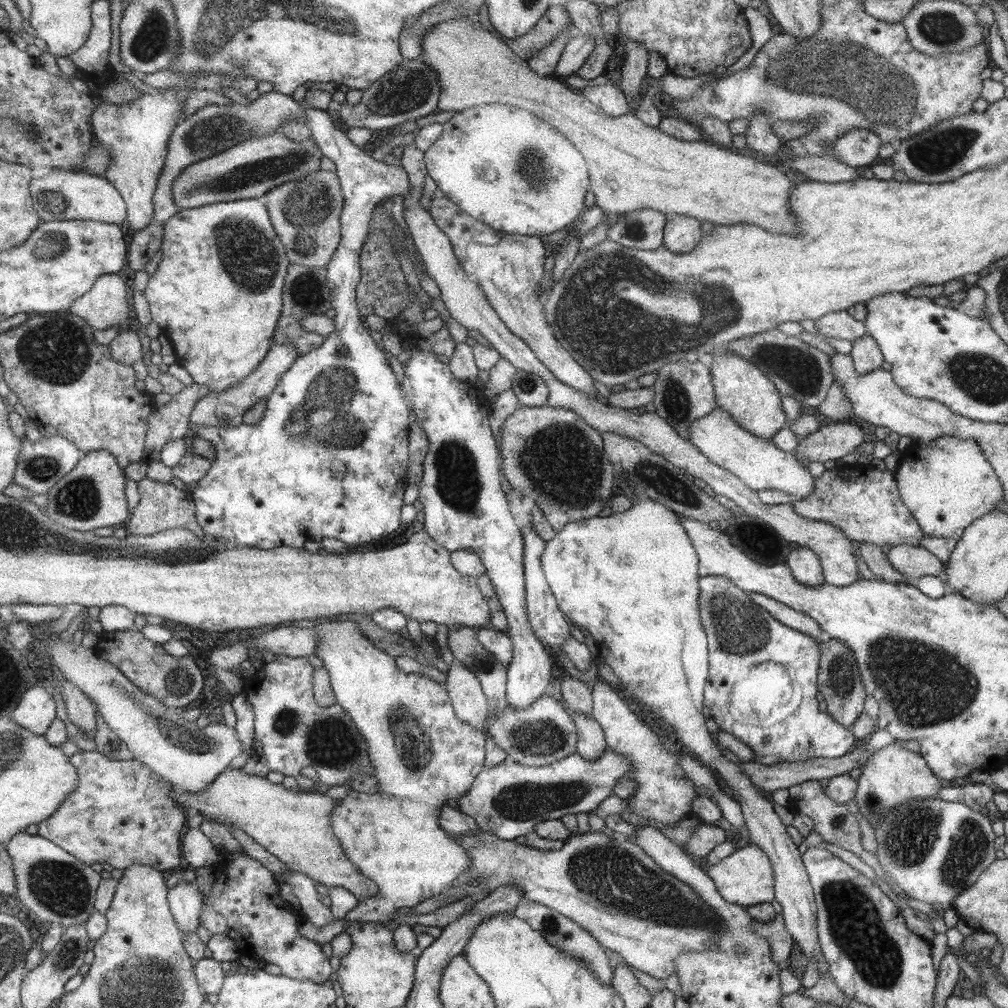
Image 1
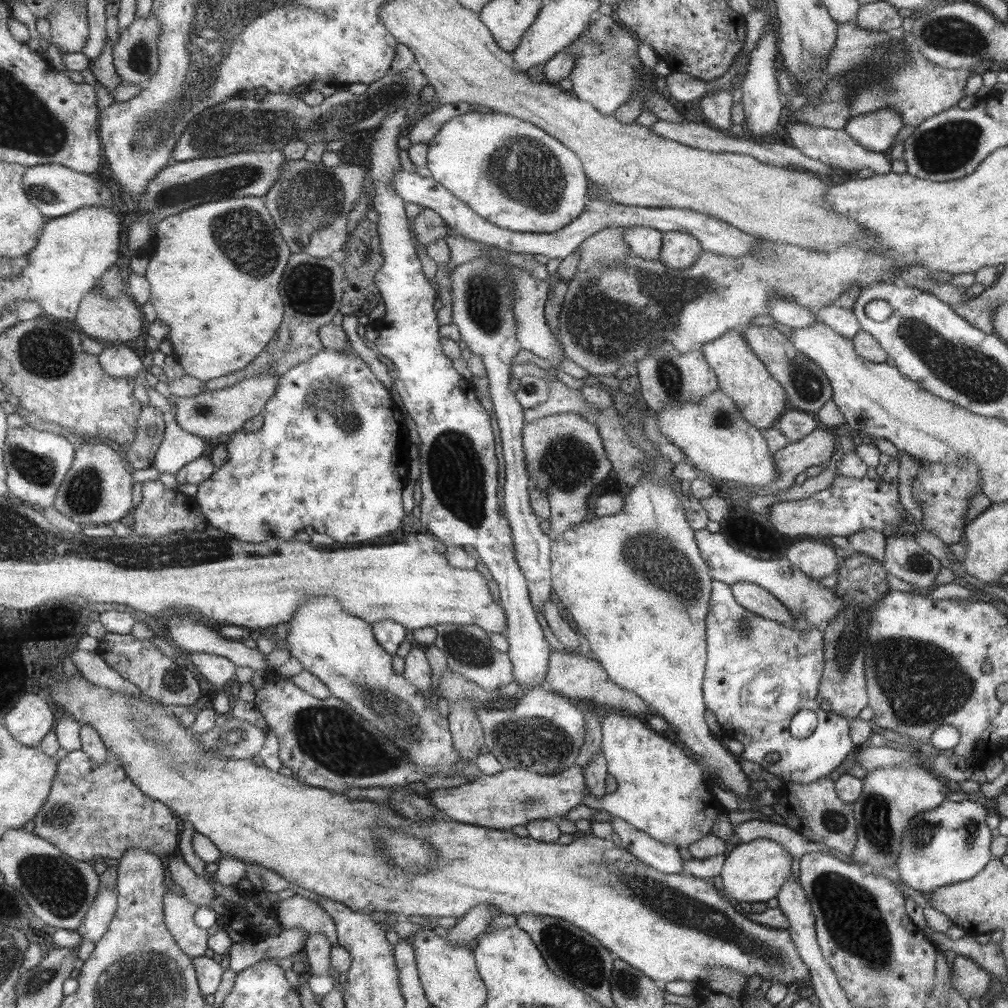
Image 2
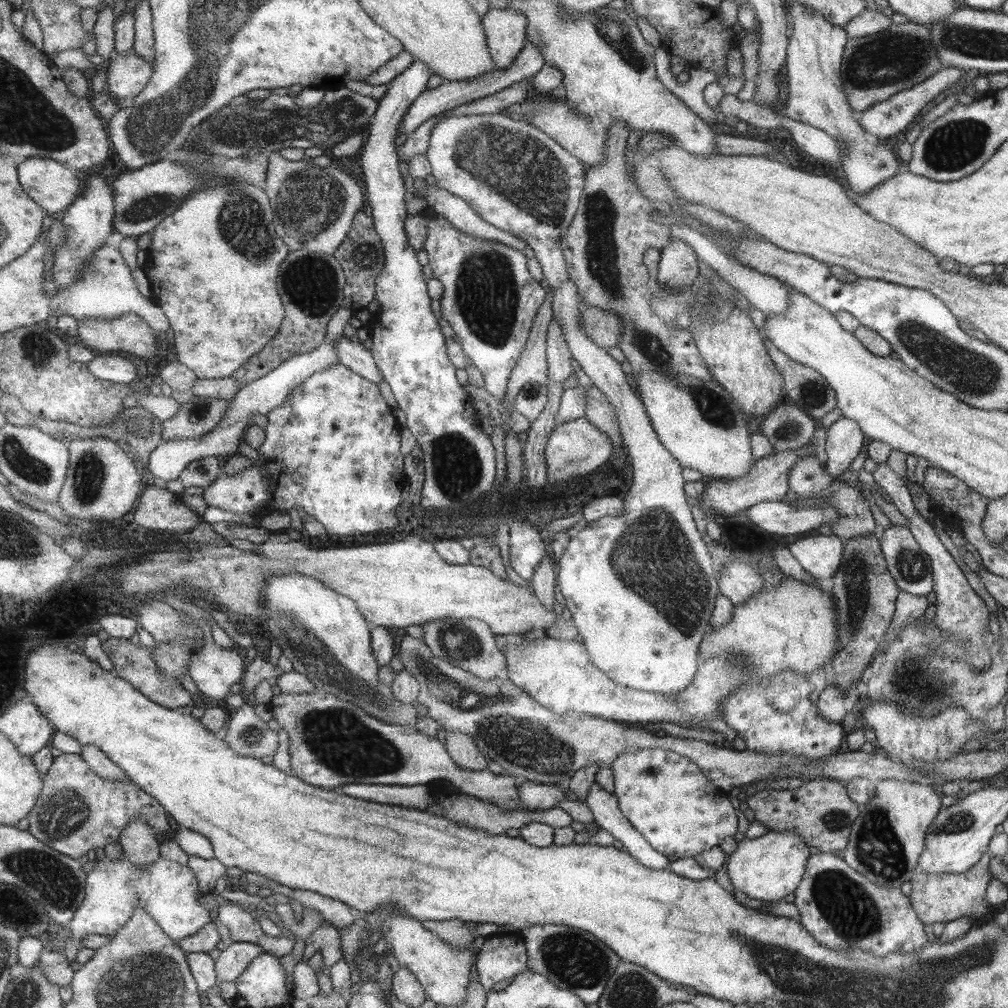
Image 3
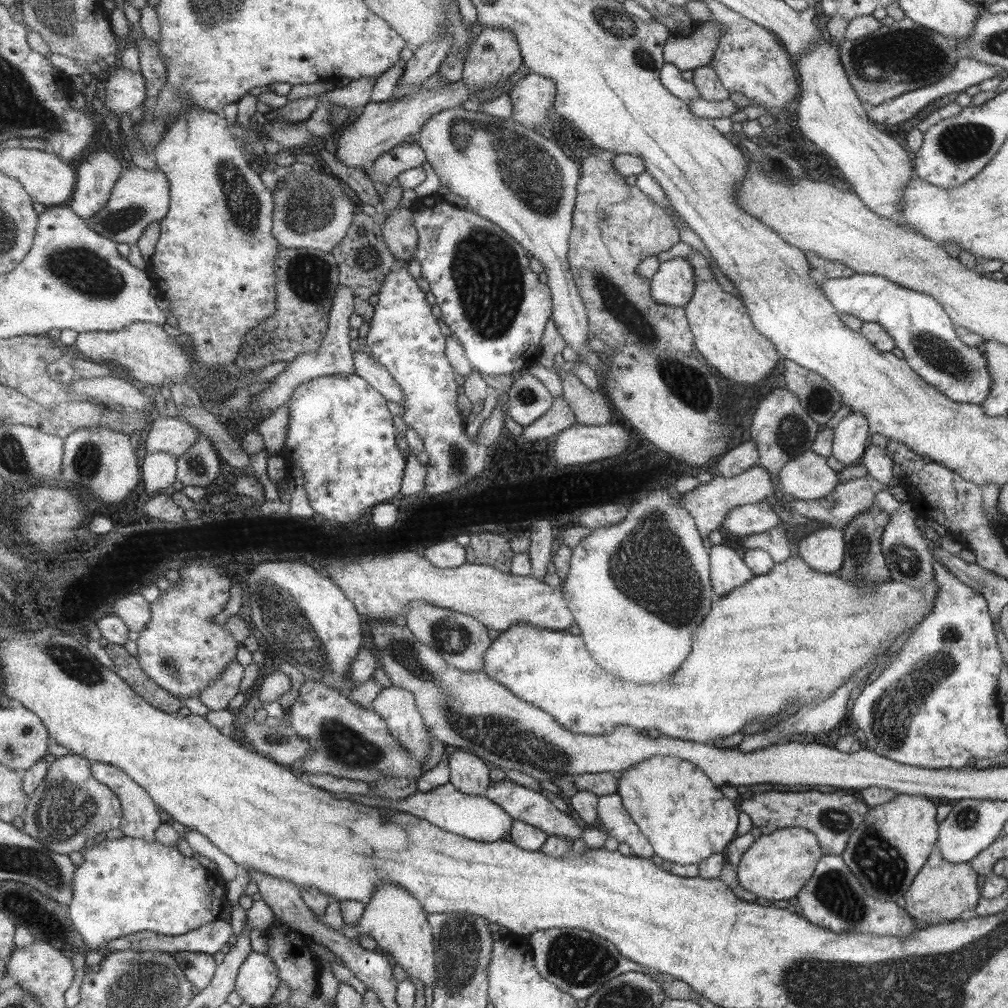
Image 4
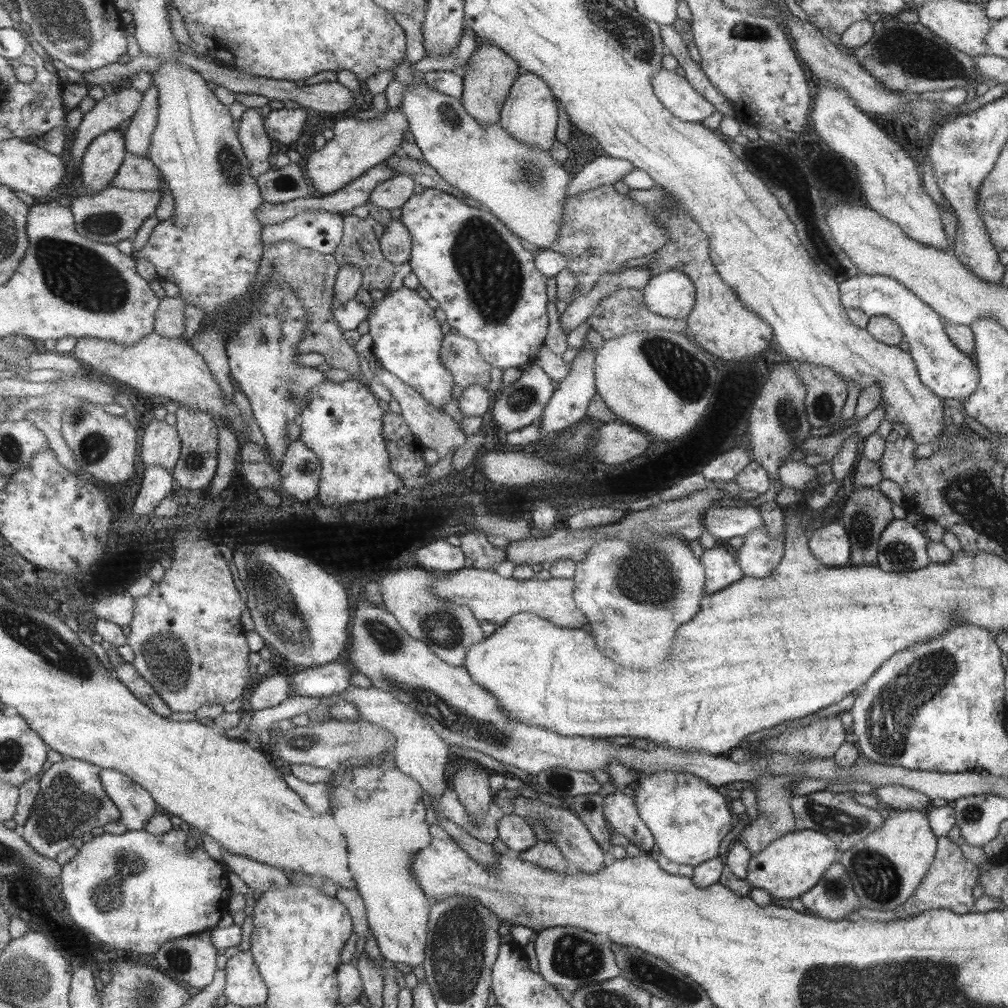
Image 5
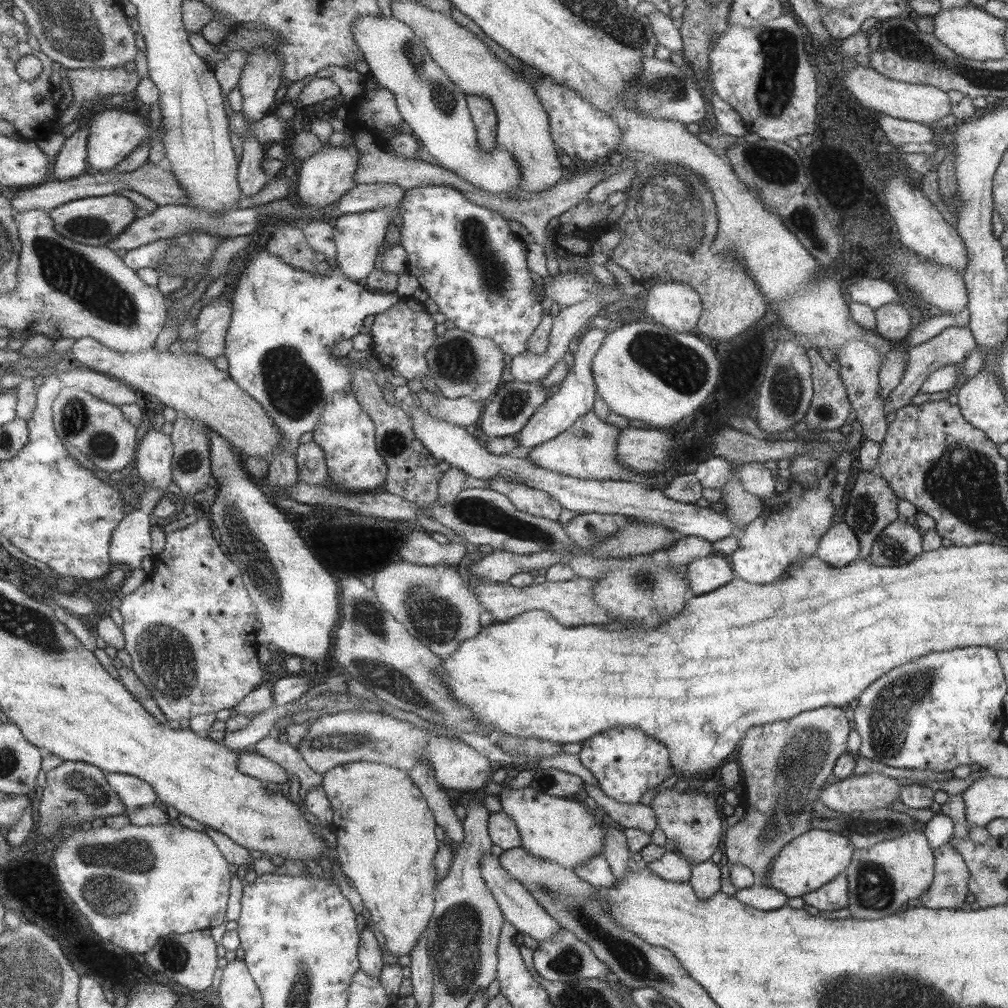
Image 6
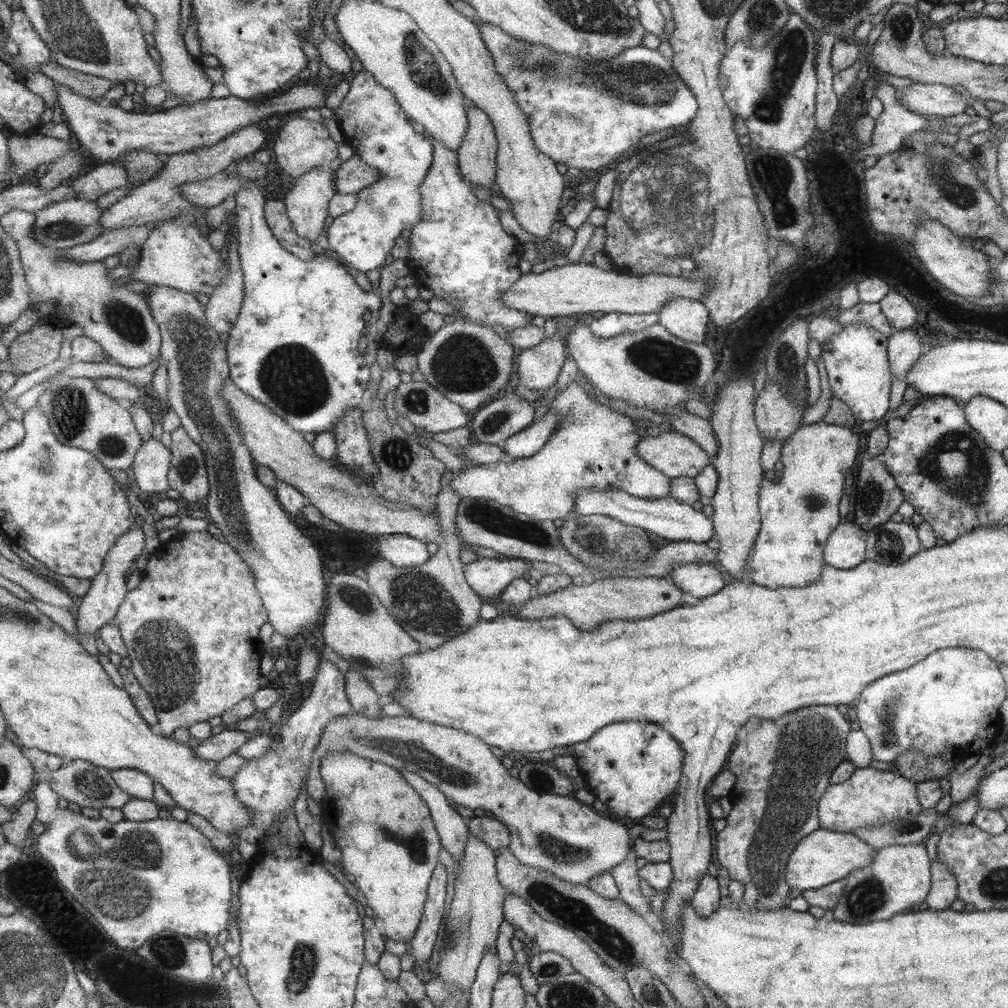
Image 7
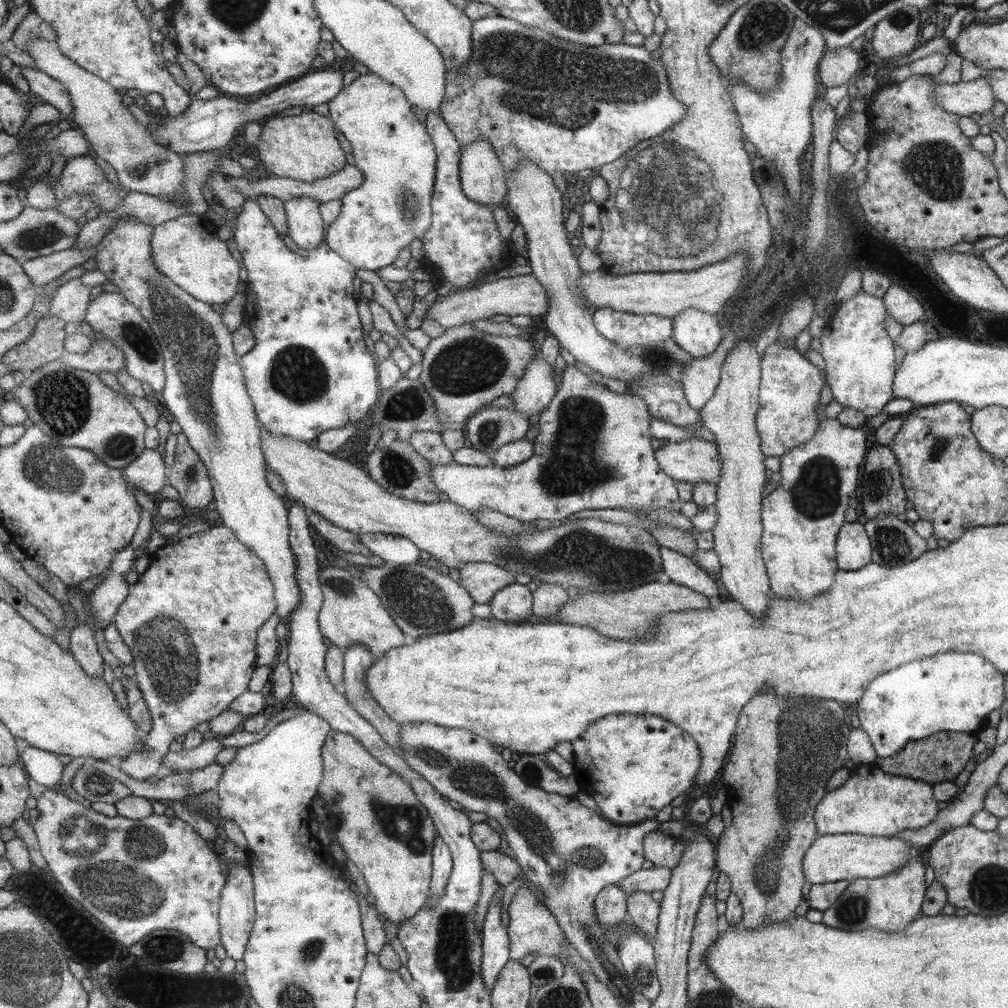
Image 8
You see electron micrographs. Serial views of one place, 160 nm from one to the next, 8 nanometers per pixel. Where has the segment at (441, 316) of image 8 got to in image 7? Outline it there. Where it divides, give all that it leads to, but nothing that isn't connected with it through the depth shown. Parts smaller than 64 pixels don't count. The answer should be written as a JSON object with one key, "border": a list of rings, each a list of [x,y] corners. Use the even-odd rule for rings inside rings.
{"border":[[[571,263],[546,269],[539,274],[527,269],[521,273],[521,280],[501,294],[505,308],[524,311],[527,315],[551,319],[556,316],[574,317],[576,314],[602,312],[641,315],[659,313],[667,302],[680,297],[701,301],[708,290],[705,282],[689,282],[664,274],[633,276],[616,271],[605,271],[593,264]]]}

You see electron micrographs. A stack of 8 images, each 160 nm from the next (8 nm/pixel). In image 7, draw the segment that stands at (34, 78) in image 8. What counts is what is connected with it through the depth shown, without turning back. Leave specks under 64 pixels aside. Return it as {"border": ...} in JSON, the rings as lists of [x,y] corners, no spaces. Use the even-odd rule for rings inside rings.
{"border":[[[312,80],[263,101],[245,100],[231,94],[220,99],[211,97],[190,105],[179,104],[171,109],[147,114],[125,111],[111,103],[81,96],[65,84],[57,83],[56,91],[63,120],[69,130],[74,132],[91,156],[103,163],[113,162],[129,151],[151,151],[167,156],[215,146],[232,134],[252,124],[259,124],[263,118],[281,116],[291,110],[316,110],[324,106],[326,99],[325,91],[321,87],[317,88],[316,81]]]}

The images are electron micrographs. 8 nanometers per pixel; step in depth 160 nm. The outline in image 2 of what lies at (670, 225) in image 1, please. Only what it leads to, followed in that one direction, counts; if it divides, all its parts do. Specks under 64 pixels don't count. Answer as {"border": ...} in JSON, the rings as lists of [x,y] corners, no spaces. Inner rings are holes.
{"border":[[[687,231],[662,233],[658,259],[673,270],[689,268],[703,252]]]}

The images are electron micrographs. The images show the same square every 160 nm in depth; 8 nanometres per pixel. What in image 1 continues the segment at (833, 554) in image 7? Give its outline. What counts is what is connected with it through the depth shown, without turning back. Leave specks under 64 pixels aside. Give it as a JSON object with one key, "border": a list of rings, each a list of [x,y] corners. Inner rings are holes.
{"border":[[[798,547],[796,550],[792,550],[787,555],[784,564],[792,572],[793,578],[796,578],[796,581],[801,584],[819,586],[825,583],[820,559],[808,548]]]}

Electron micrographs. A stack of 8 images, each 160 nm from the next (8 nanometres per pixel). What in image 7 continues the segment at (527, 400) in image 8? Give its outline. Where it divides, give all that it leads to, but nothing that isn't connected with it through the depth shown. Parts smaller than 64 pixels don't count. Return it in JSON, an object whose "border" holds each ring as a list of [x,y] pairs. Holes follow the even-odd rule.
{"border":[[[568,320],[564,326],[555,328],[551,338],[544,338],[537,346],[517,354],[518,384],[529,390],[545,392],[555,383],[559,368],[567,356],[564,338],[571,325],[571,320]]]}

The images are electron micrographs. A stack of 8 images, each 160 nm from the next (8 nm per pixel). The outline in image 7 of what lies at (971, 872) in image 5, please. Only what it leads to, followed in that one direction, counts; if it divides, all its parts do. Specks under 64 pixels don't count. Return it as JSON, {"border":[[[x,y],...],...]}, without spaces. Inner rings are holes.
{"border":[[[934,861],[932,864],[933,884],[925,898],[923,907],[929,911],[948,910],[957,896],[956,877],[948,870],[948,865]]]}

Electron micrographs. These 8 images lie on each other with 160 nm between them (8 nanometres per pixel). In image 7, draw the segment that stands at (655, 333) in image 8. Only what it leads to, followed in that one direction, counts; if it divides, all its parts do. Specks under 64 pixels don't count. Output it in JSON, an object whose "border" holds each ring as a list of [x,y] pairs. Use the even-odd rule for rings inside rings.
{"border":[[[608,313],[603,314],[603,316],[601,316],[601,318],[599,318],[598,320],[593,320],[591,324],[589,324],[588,328],[597,337],[606,340],[612,340],[618,334],[633,334],[634,332],[639,332],[643,329],[647,329],[651,327],[651,325],[655,325],[656,323],[658,323],[658,321],[659,316],[657,313],[641,314],[641,315]]]}

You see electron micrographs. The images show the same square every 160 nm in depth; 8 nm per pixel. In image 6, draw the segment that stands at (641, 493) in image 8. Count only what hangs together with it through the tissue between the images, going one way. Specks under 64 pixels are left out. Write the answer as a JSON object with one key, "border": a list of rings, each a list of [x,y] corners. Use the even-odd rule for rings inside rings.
{"border":[[[589,409],[581,418],[577,418],[565,432],[534,446],[528,452],[527,457],[532,459],[536,466],[559,474],[591,480],[625,480],[625,482],[636,482],[650,488],[649,485],[655,480],[651,474],[635,474],[627,470],[623,464],[619,464],[616,453],[619,436],[620,430],[601,422],[592,409]],[[491,477],[487,479],[489,489],[503,494],[519,511],[532,514],[547,520],[557,521],[562,506],[545,491],[537,490],[513,479],[505,477]]]}

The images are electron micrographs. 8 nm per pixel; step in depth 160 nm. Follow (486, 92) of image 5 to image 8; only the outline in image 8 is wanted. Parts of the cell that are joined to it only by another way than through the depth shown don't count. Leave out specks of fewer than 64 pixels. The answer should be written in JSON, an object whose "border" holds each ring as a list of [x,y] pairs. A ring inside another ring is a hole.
{"border":[[[480,138],[461,151],[459,177],[463,193],[473,202],[504,206],[508,196],[504,167],[488,139]]]}

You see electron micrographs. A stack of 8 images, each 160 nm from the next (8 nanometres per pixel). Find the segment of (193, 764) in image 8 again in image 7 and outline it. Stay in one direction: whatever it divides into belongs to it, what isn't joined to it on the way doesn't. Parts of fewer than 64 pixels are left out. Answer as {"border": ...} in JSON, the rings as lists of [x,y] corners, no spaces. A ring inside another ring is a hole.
{"border":[[[237,727],[218,729],[213,736],[202,741],[195,748],[196,755],[199,759],[217,763],[231,756],[248,740],[245,731],[241,731]]]}

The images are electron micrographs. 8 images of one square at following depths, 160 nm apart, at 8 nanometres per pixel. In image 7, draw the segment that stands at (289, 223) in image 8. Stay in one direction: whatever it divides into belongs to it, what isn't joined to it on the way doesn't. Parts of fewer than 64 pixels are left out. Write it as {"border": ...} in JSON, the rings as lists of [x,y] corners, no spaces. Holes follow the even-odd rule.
{"border":[[[318,166],[310,170],[307,174],[303,174],[296,179],[291,190],[288,190],[281,200],[284,203],[285,215],[291,223],[291,227],[295,234],[301,238],[307,238],[314,241],[321,233],[324,232],[325,224],[323,220],[328,215],[328,202],[332,200],[334,186],[332,186],[332,172],[334,167]]]}

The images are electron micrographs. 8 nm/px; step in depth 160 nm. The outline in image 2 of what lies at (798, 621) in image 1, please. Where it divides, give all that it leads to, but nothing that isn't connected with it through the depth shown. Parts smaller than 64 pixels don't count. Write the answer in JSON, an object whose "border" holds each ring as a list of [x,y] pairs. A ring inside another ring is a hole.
{"border":[[[734,582],[732,594],[745,610],[760,615],[761,618],[772,619],[773,622],[793,626],[792,614],[783,603],[768,590],[750,582]]]}

